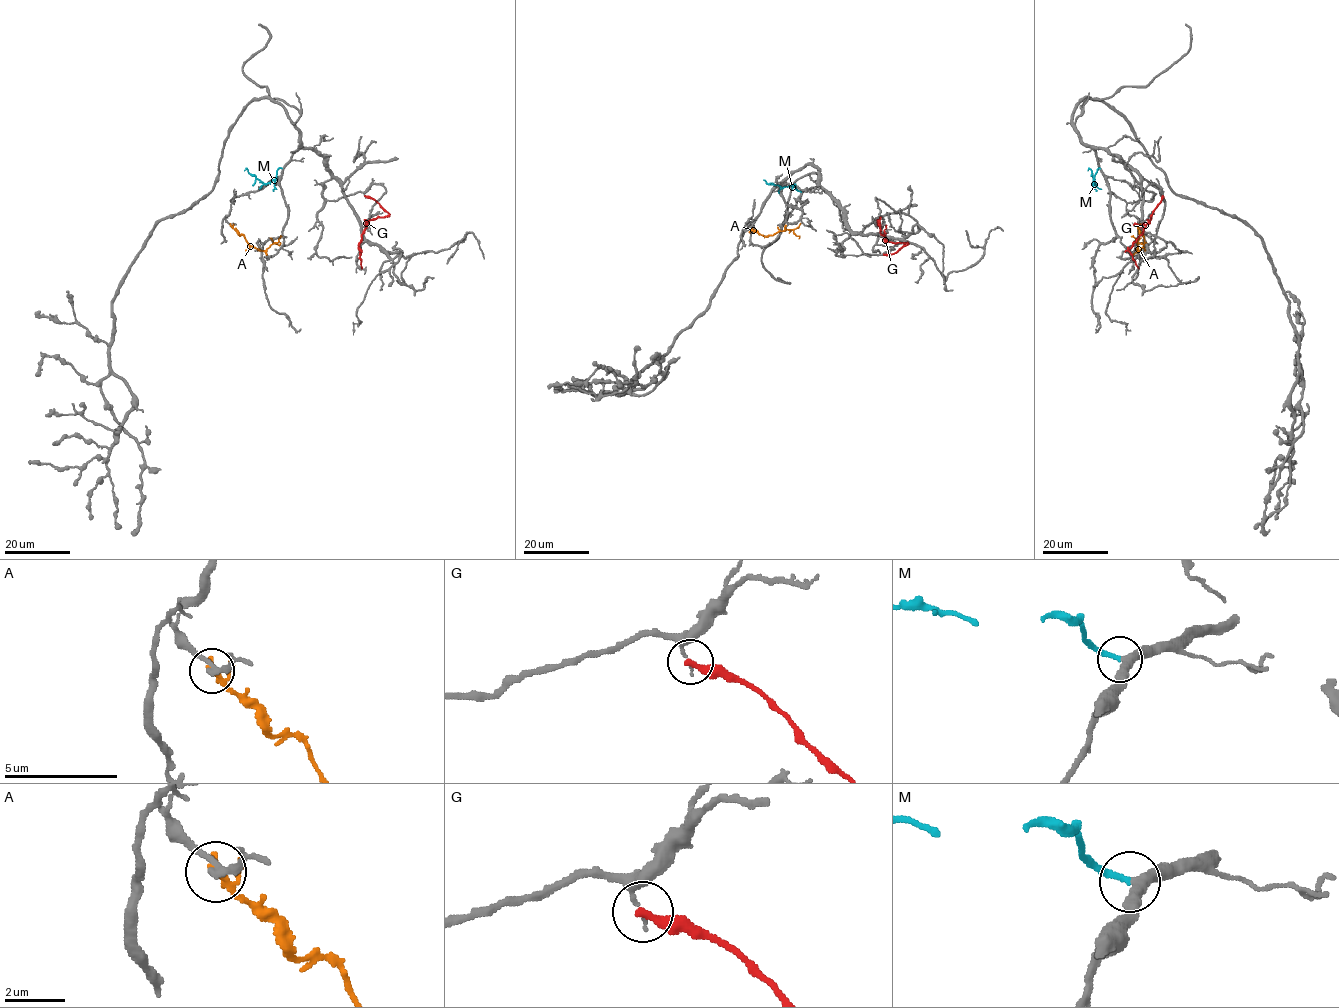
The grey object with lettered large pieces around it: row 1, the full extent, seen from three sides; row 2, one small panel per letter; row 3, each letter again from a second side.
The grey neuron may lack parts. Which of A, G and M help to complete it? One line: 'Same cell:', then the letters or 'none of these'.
Same cell: M

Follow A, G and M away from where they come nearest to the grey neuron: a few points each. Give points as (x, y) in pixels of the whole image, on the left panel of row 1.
A: (230, 225), (259, 250), (264, 250), (281, 236)
G: (365, 196), (370, 196), (388, 214), (370, 220), (361, 235), (358, 249), (361, 268)
M: (281, 168), (277, 170), (274, 179), (266, 184), (244, 170)

